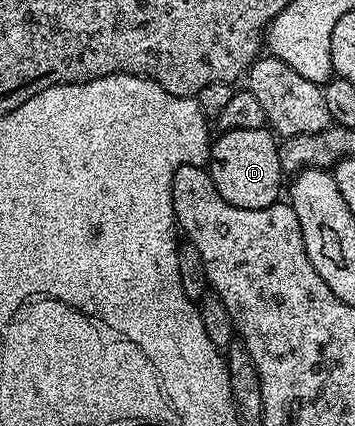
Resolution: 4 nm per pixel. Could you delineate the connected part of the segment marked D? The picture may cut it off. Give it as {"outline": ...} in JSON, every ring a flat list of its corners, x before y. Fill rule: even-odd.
{"outline":[[266,128,256,130,232,130,221,133,211,143,208,171,220,198,232,206,248,210,267,208,279,199,278,191,283,191,284,173,278,157,279,141,273,131]]}

